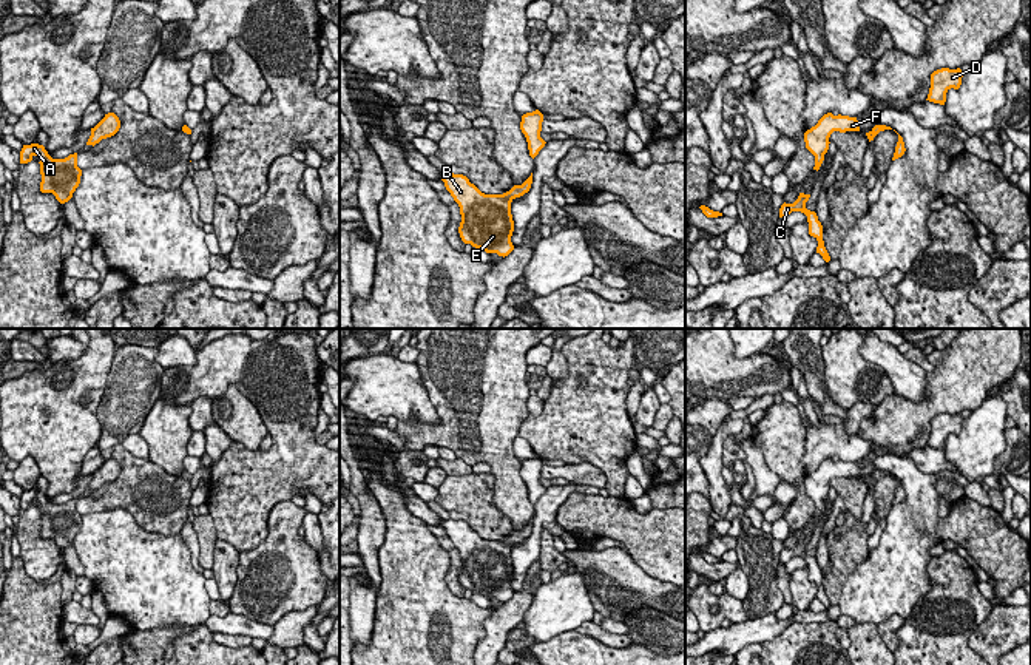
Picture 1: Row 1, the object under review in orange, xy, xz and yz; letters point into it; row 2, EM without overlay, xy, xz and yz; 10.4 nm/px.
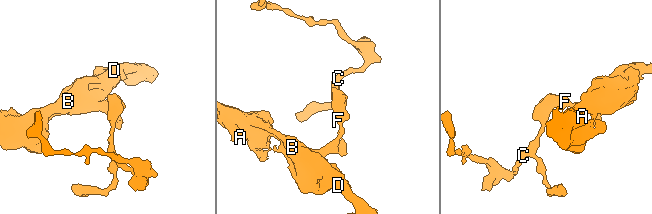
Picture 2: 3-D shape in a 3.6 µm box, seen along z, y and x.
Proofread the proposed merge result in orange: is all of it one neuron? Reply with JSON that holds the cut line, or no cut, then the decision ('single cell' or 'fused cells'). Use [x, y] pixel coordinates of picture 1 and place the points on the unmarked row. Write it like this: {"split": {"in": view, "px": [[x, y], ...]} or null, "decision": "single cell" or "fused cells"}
{"split": null, "decision": "single cell"}

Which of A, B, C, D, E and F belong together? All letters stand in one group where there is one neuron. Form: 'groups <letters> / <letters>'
groups A B C D E F

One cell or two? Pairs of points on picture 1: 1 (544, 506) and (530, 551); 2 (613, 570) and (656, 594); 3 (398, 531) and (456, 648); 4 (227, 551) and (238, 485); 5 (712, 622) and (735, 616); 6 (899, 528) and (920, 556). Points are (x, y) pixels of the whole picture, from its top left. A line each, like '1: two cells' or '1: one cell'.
1: one cell
2: one cell
3: one cell
4: two cells
5: one cell
6: one cell

